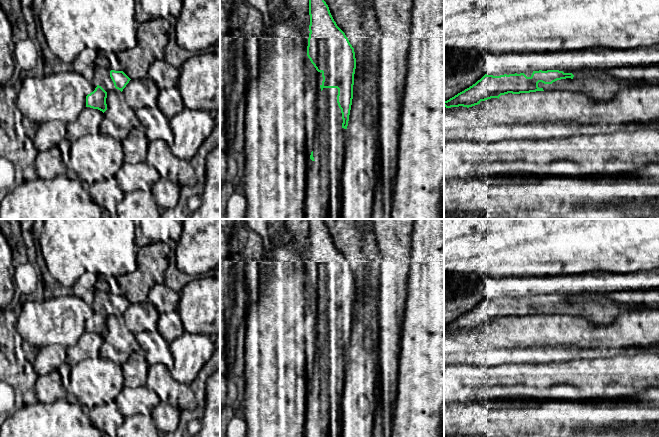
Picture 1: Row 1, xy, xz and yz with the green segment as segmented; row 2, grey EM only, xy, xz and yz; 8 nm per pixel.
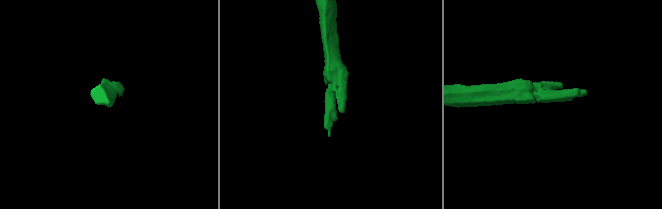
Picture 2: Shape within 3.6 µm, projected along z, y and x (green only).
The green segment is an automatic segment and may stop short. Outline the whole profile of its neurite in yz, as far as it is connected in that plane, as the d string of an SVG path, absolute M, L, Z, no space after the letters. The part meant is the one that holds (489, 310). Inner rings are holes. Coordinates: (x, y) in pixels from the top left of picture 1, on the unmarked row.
M559 294L533 295L530 301L527 301L524 297L504 298L500 300L485 298L469 312L444 325L444 330L446 332L459 330L469 332L480 328L481 325L491 322L499 323L501 319L508 317L520 318L544 315L543 312L538 311L539 306L552 308L557 304L573 303L573 301L572 297L564 297Z

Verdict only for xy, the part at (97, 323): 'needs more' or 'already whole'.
already whole

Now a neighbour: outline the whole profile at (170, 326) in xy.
M177 311L159 314L157 330L169 344L185 333Z

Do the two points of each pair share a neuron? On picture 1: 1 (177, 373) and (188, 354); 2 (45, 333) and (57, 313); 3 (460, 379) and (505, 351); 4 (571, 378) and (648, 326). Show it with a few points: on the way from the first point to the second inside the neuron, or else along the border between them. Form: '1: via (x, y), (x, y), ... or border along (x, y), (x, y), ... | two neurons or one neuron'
1: via (182, 368), (188, 362), (188, 359) | one neuron
2: via (45, 328), (54, 318) | one neuron
3: border along (500, 363), (494, 365), (459, 365) | two neurons
4: border along (624, 353), (610, 357), (578, 359) | two neurons

